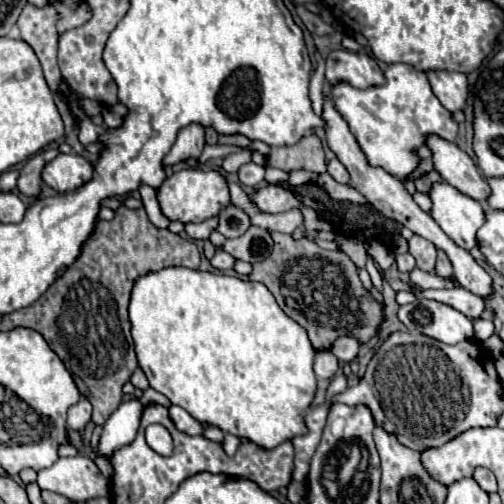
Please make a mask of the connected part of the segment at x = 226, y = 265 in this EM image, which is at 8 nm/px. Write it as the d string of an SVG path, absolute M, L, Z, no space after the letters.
M218 248L216 254L214 254L214 258L212 258L210 262L212 262L212 266L216 266L216 268L220 268L220 270L230 270L230 268L234 266L236 258L230 256L228 252L224 252L222 248Z

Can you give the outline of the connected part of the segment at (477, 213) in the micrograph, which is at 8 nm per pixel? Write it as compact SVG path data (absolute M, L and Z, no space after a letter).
M434 182L430 192L430 216L458 246L472 250L476 246L476 232L484 220L484 208L478 200L462 194L448 182Z

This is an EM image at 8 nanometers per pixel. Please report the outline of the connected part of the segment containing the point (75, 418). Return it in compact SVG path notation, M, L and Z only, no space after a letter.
M82 396L82 398L68 410L68 420L66 420L66 424L68 424L72 430L82 432L84 426L90 422L90 418L92 418L92 404Z

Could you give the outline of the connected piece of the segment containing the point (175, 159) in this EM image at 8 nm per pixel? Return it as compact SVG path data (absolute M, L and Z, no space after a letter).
M188 124L178 132L178 138L172 150L162 160L164 166L174 166L186 158L200 158L204 148L204 126L202 124Z

